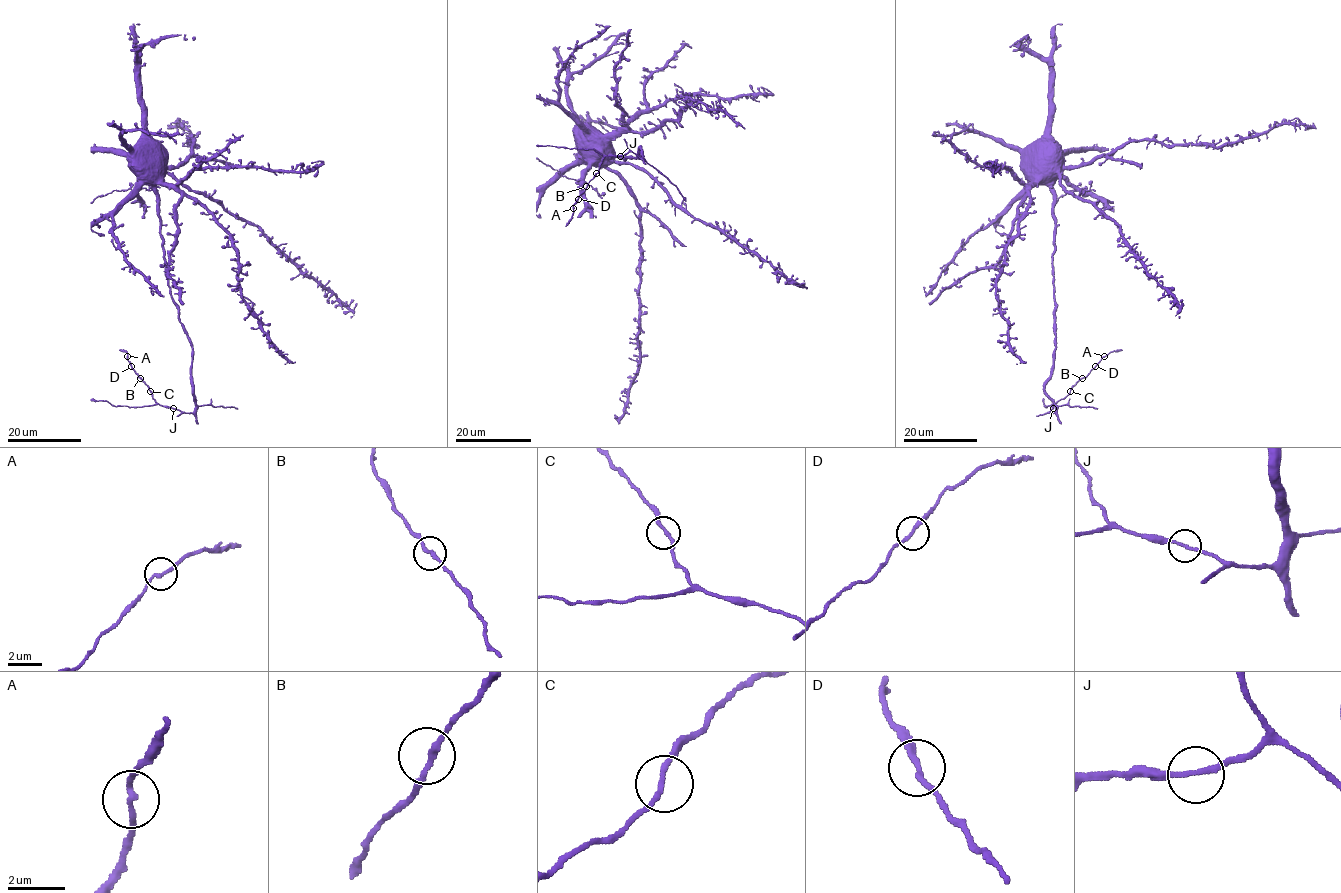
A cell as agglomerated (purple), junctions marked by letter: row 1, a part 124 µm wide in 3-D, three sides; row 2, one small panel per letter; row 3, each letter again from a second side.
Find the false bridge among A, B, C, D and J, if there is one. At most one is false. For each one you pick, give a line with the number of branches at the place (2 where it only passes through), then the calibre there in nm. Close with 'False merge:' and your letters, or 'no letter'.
False merge: no letter

